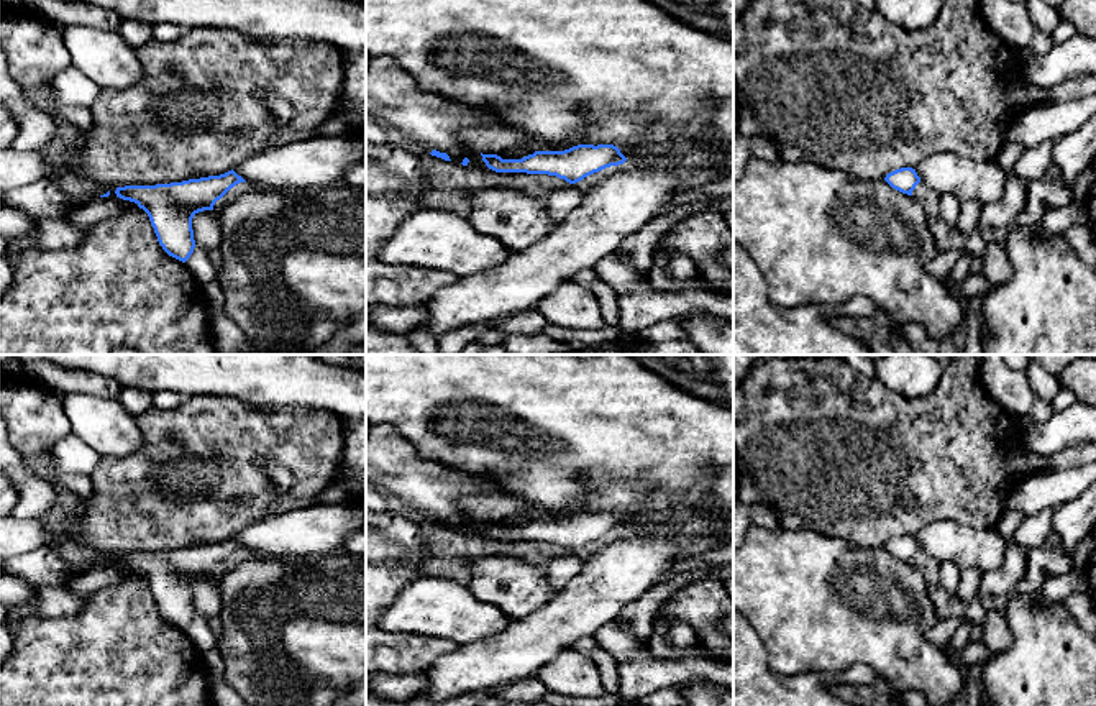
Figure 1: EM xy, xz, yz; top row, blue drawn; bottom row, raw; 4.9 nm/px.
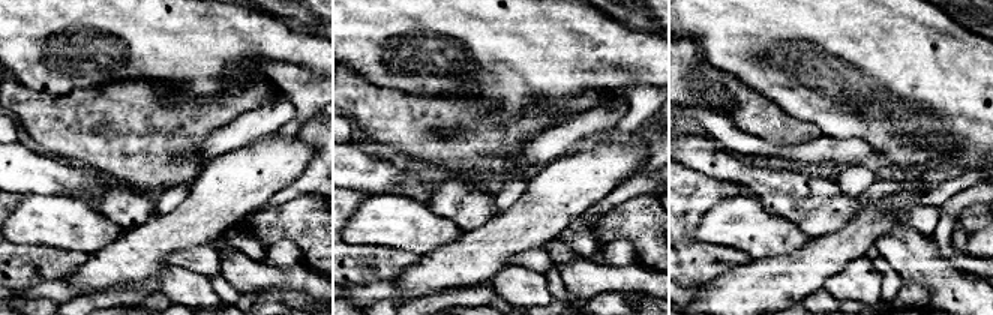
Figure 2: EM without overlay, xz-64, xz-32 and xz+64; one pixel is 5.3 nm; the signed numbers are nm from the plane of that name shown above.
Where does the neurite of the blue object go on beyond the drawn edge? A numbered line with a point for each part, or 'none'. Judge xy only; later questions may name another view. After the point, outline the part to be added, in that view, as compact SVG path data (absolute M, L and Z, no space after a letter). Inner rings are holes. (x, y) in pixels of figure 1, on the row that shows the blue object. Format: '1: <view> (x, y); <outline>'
1: xy (242, 187); M240 182L235 187L231 187L220 200L215 202L213 212L218 212L225 209L228 204L235 202L240 195L251 190L253 186L248 182Z

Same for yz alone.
1: yz (931, 201); M922 181L912 190L912 197L924 207L930 222L938 220L942 195L927 187Z

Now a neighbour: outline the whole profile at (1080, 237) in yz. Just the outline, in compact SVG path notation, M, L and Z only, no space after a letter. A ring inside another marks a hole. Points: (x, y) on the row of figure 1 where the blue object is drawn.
M1088 223L1071 227L1065 238L1088 266L1096 266L1096 238Z

